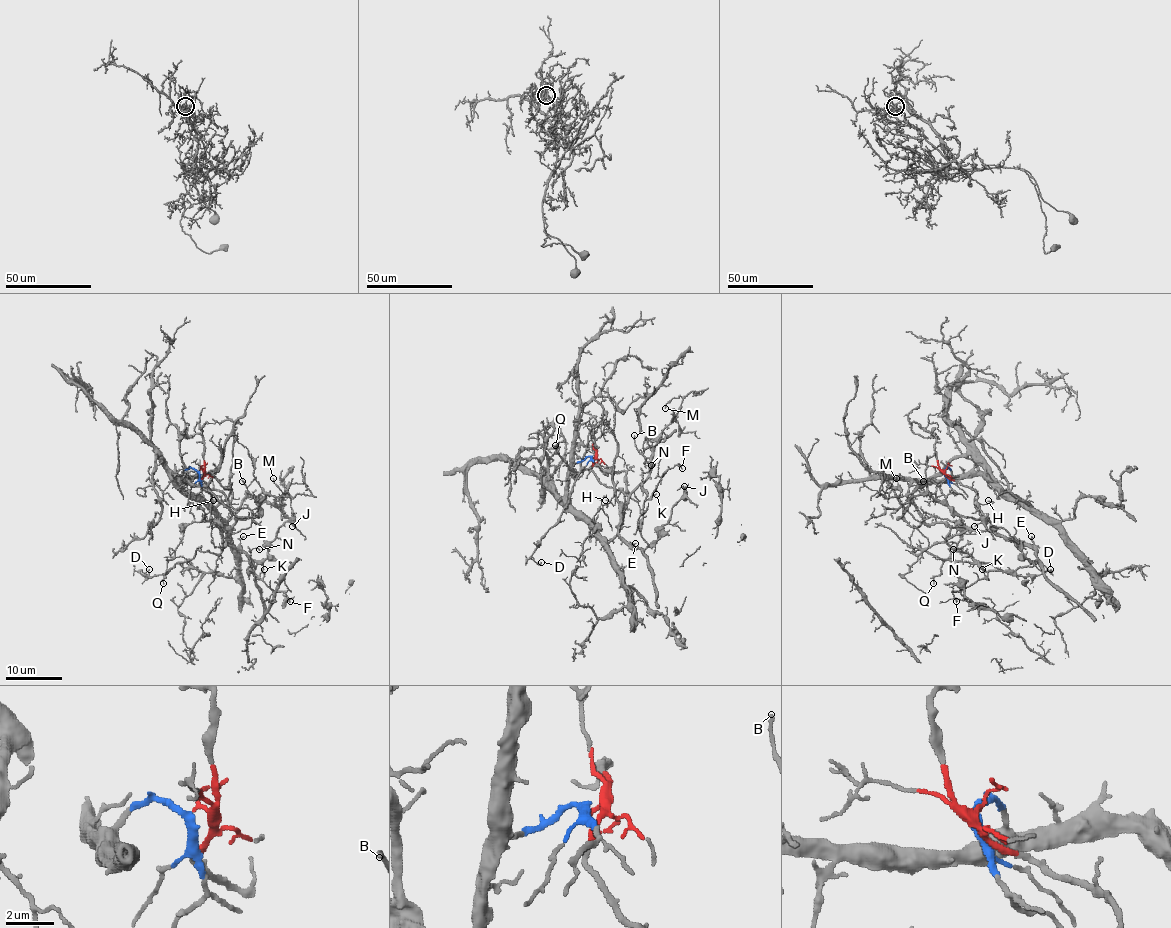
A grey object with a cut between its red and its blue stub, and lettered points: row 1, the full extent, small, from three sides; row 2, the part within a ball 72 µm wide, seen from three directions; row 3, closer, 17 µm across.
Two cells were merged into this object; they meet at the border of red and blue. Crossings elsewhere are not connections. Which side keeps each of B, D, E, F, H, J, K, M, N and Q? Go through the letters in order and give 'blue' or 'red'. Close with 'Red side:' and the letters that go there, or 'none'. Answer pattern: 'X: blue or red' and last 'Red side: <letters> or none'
B: red
D: red
E: red
F: red
H: red
J: red
K: red
M: red
N: red
Q: red
Red side: B, D, E, F, H, J, K, M, N, Q

